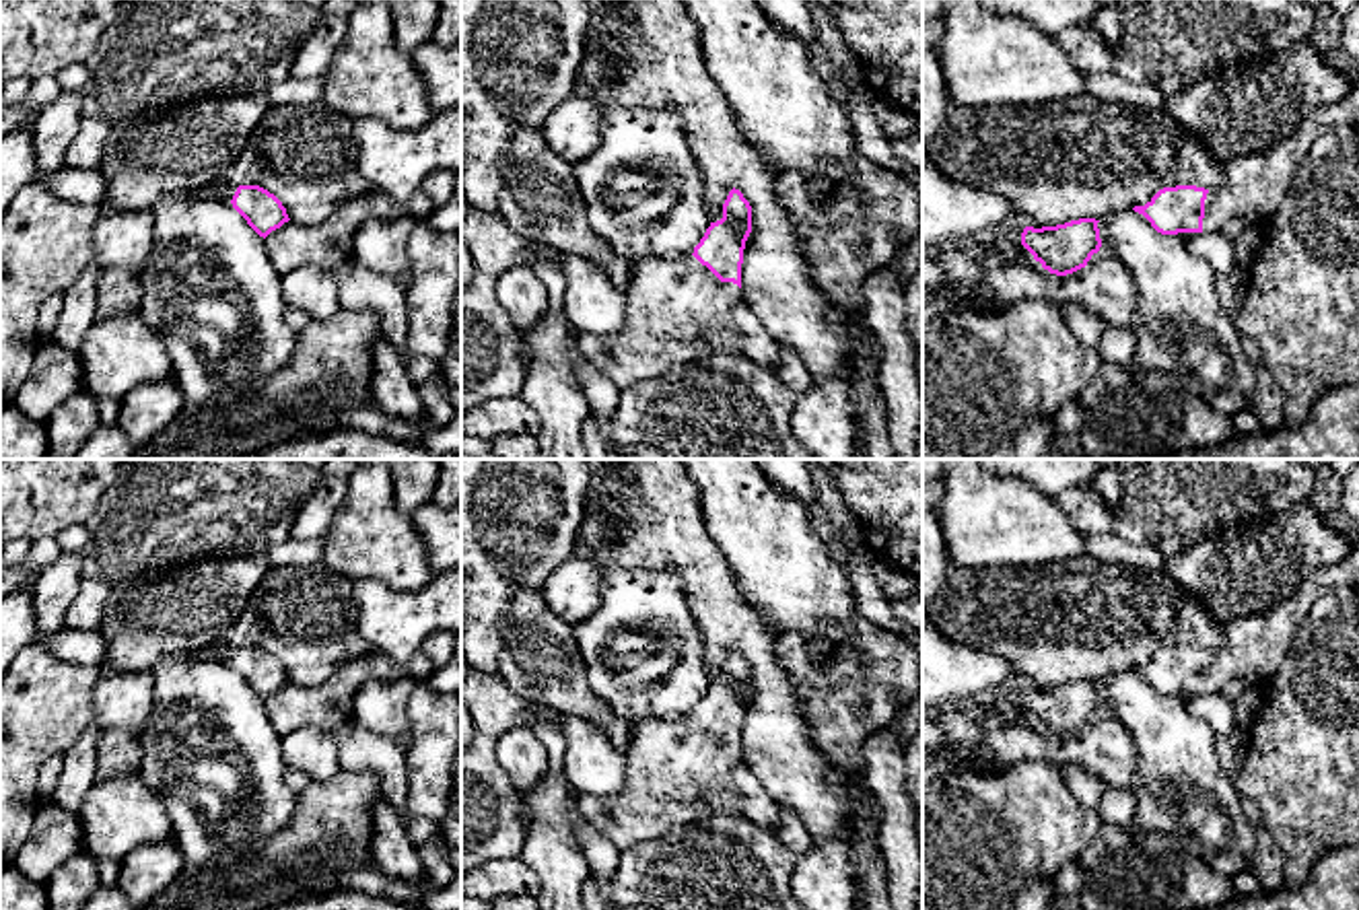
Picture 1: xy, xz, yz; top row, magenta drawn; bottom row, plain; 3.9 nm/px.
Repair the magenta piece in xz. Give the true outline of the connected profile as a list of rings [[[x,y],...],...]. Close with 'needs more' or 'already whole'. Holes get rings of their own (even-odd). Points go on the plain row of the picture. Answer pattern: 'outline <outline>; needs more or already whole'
outline [[[739,651],[700,704],[682,719],[640,719],[624,751],[618,795],[579,795],[579,815],[622,852],[706,817],[741,815],[731,774],[741,766],[741,725],[752,667]]]; needs more

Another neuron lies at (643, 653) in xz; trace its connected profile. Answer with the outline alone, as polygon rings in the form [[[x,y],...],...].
[[[599,568],[601,603],[572,626],[591,690],[632,723],[694,714],[712,681],[682,583],[661,570]]]

